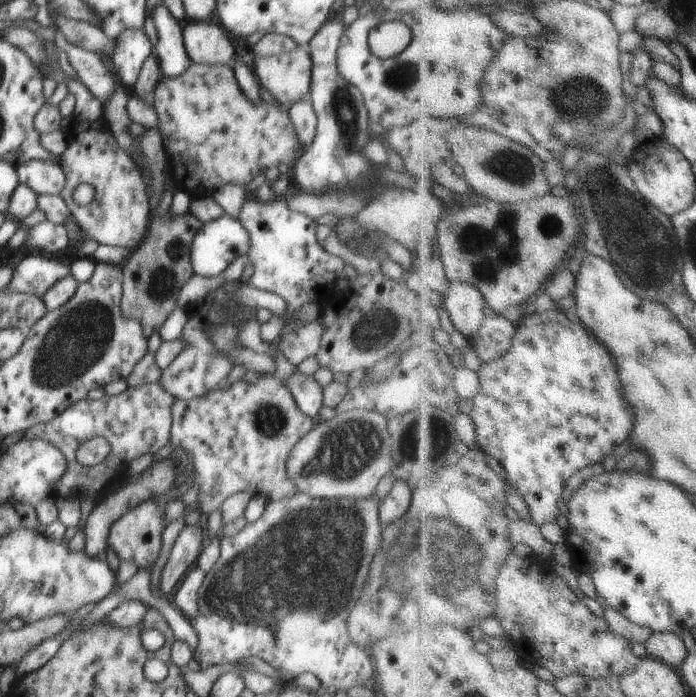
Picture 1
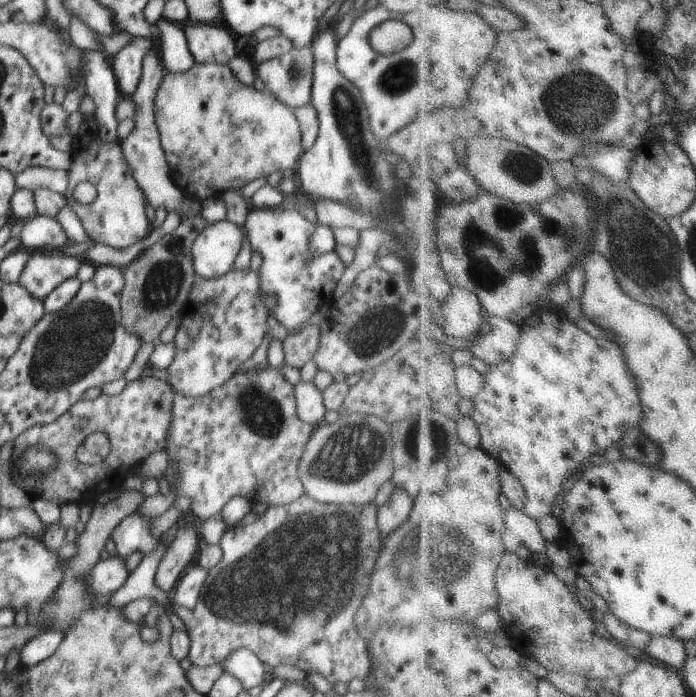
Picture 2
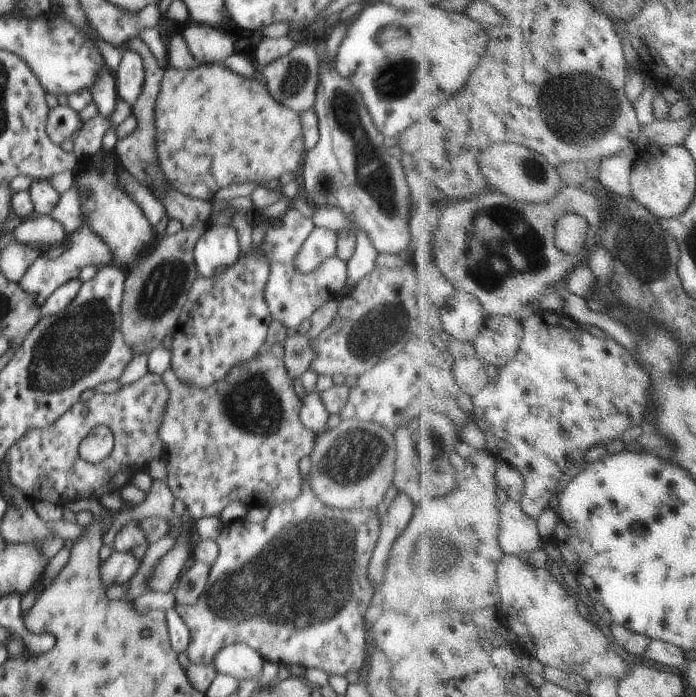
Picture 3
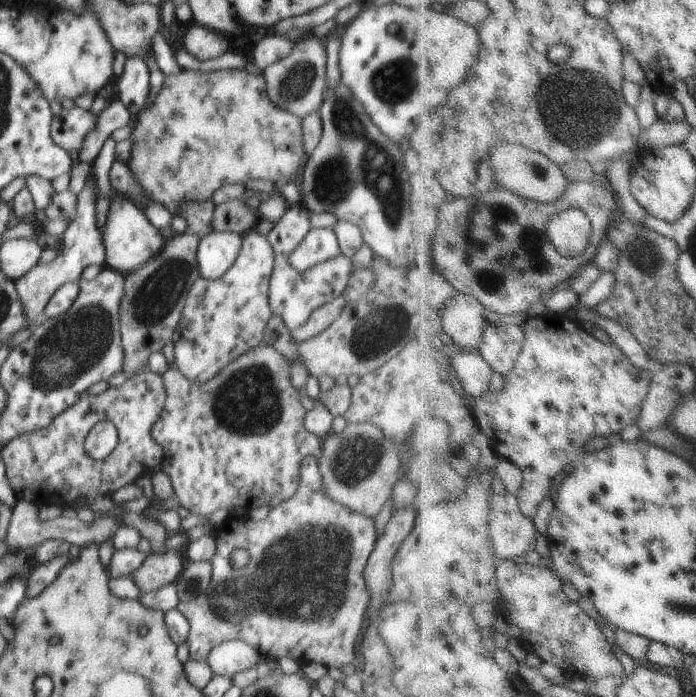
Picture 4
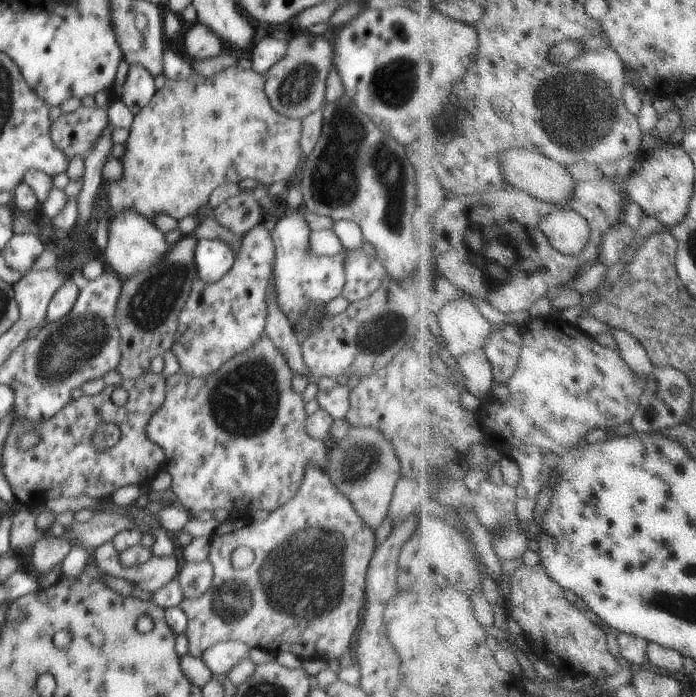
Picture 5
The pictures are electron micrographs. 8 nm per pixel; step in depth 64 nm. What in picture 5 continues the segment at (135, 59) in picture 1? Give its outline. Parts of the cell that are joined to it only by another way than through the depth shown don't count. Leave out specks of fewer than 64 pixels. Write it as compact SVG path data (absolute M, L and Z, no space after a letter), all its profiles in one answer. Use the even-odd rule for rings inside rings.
M134 64L129 66L128 76L126 76L126 82L122 86L119 97L128 110L136 115L150 104L156 91L152 74L144 66Z

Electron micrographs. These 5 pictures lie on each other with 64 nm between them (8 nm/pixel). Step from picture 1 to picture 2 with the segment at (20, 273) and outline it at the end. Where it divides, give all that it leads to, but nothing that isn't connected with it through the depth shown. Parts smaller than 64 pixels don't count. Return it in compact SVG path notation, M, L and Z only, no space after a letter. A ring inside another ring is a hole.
M168 212L164 223L160 227L152 227L149 236L142 238L142 240L136 242L135 245L129 246L129 248L118 249L106 246L105 244L94 243L82 254L82 256L66 255L65 257L60 257L57 254L45 253L43 251L40 253L33 252L30 258L28 258L28 262L26 262L22 274L18 278L18 284L32 296L43 301L44 298L46 298L54 288L60 286L62 282L76 277L78 266L84 261L92 263L95 267L100 265L112 265L122 270L125 266L128 266L134 258L138 258L140 252L158 242L164 235L170 234L176 230L182 222L182 219L183 218L179 214L176 214L176 212Z

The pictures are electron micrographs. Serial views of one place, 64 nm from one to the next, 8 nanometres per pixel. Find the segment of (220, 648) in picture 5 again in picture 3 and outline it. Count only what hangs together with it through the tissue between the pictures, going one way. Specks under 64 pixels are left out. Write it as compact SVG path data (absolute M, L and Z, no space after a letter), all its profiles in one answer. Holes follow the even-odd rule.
M234 643L218 650L213 665L220 675L228 675L238 680L258 680L264 662L253 647L246 646L246 643Z

